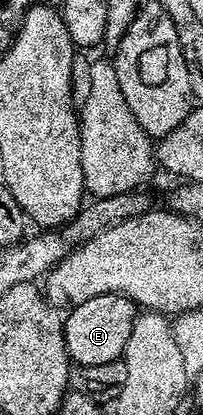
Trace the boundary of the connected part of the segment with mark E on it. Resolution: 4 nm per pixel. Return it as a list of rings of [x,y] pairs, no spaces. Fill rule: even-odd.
[[[102,294],[93,296],[81,304],[71,306],[66,315],[63,331],[67,355],[79,368],[107,368],[110,362],[118,363],[123,357],[123,349],[129,344],[129,334],[137,317],[137,307],[124,294]]]

